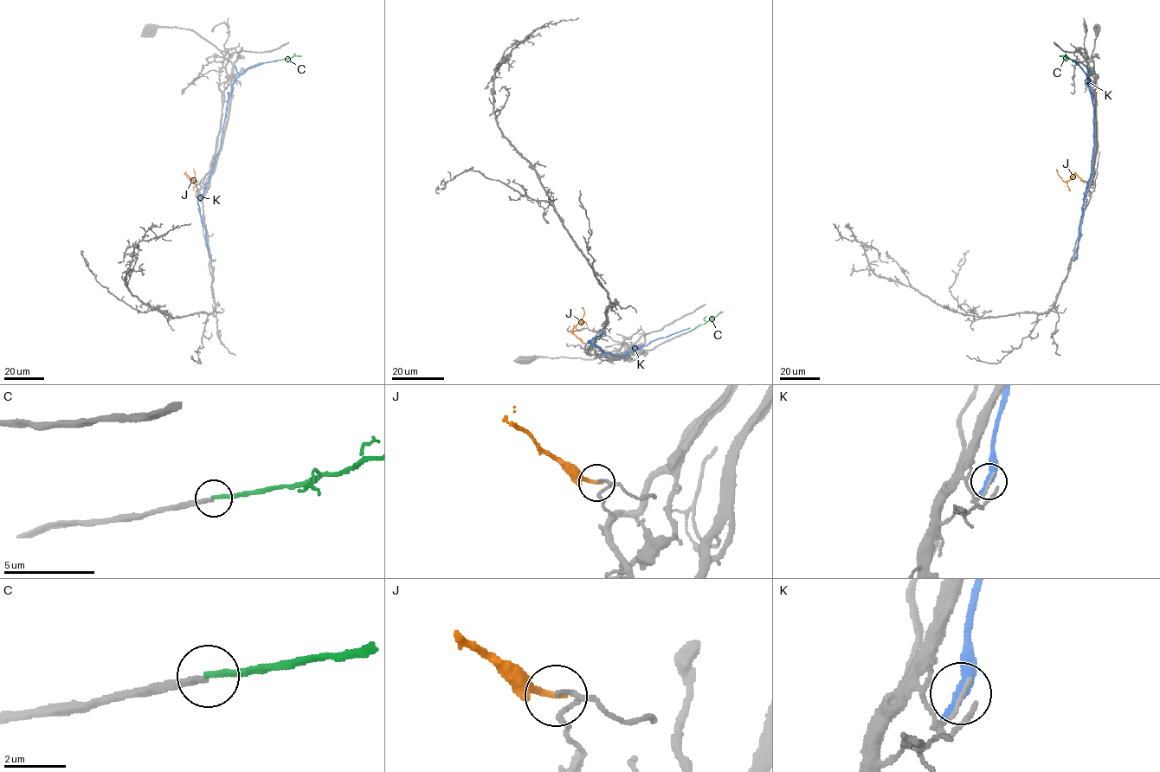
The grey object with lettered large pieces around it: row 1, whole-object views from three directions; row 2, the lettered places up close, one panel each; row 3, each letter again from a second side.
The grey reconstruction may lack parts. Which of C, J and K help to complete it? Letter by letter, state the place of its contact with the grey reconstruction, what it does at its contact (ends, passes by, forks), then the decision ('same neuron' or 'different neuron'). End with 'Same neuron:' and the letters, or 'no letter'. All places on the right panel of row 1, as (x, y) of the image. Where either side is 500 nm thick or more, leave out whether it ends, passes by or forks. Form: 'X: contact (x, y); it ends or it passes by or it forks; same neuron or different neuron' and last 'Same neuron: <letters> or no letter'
C: contact (1074, 60); it ends; different neuron
J: contact (1084, 181); it ends; different neuron
K: contact (1076, 256); it ends; different neuron
Same neuron: no letter

